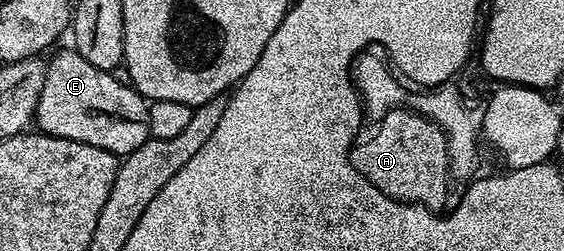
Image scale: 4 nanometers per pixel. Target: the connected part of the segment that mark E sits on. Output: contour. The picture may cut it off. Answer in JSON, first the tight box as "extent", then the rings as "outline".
{"extent":[35,48,150,155],"outline":[[[67,48],[61,53],[53,52],[52,61],[50,57],[47,62],[48,74],[36,105],[35,128],[51,137],[90,143],[90,147],[102,147],[117,155],[127,155],[142,147],[150,136],[146,98],[132,86],[119,84],[109,70],[86,63],[75,48]]]}

